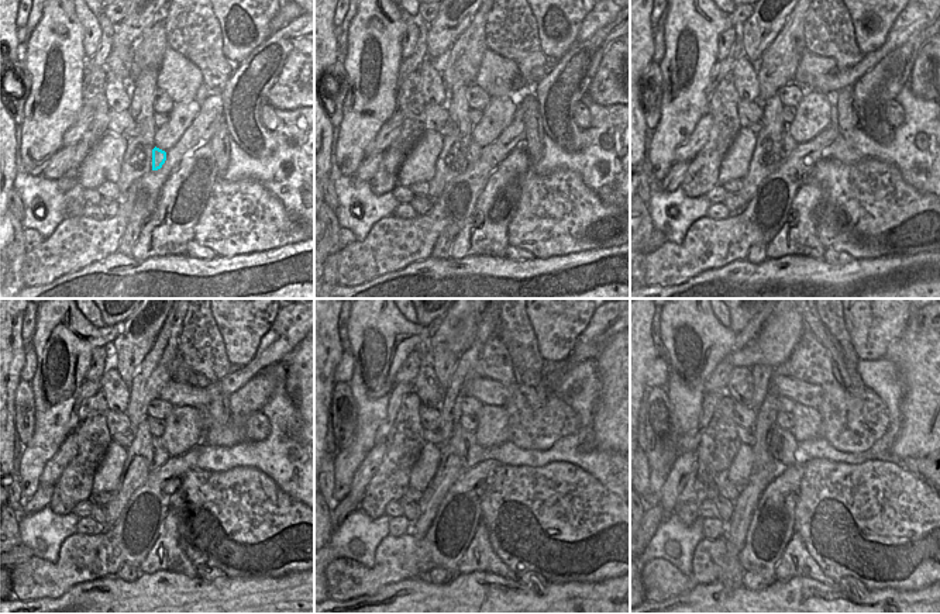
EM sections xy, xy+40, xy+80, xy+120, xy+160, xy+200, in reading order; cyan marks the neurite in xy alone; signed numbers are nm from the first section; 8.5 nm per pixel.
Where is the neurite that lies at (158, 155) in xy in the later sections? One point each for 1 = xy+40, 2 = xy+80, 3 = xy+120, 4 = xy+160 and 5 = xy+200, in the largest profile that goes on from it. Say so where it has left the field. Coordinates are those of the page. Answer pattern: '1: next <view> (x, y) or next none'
1: next xy+40 (474, 149)
2: next xy+80 (788, 144)
3: next xy+120 (158, 455)
4: next xy+160 (474, 455)
5: next xy+200 (785, 458)

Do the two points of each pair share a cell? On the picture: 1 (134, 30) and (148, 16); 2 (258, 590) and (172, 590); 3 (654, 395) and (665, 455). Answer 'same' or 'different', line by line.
1: same
2: same
3: same

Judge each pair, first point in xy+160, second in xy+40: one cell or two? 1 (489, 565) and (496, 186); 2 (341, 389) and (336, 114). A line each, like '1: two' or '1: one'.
1: one
2: one

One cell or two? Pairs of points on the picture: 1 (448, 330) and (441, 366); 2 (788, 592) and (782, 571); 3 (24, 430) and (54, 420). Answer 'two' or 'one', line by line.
1: one
2: two
3: two

